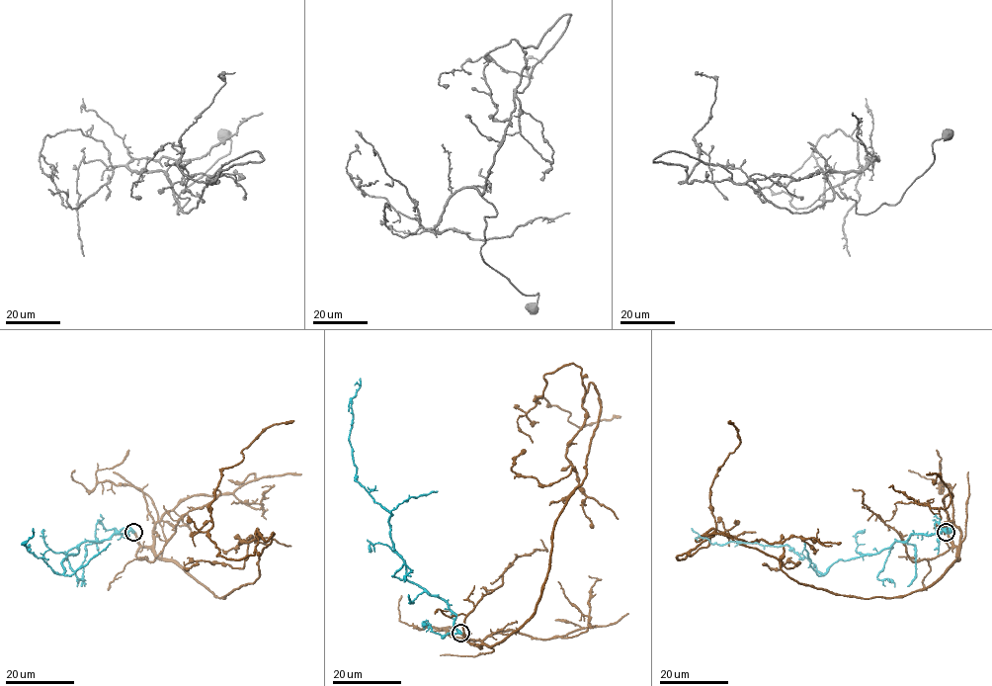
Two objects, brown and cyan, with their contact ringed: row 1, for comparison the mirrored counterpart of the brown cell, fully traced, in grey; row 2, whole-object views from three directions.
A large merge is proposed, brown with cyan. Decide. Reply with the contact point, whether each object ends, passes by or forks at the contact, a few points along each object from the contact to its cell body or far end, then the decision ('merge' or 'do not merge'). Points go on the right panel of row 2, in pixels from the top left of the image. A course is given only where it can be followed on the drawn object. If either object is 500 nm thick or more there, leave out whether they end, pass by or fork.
(946, 532) | brown via (947, 532), (959, 558), (892, 598), (696, 540), (713, 529), (679, 559), (714, 530), (729, 421) | cyan via (947, 532), (912, 534), (871, 554), (838, 559), (821, 573), (788, 546), (719, 546), (691, 528) | merge

